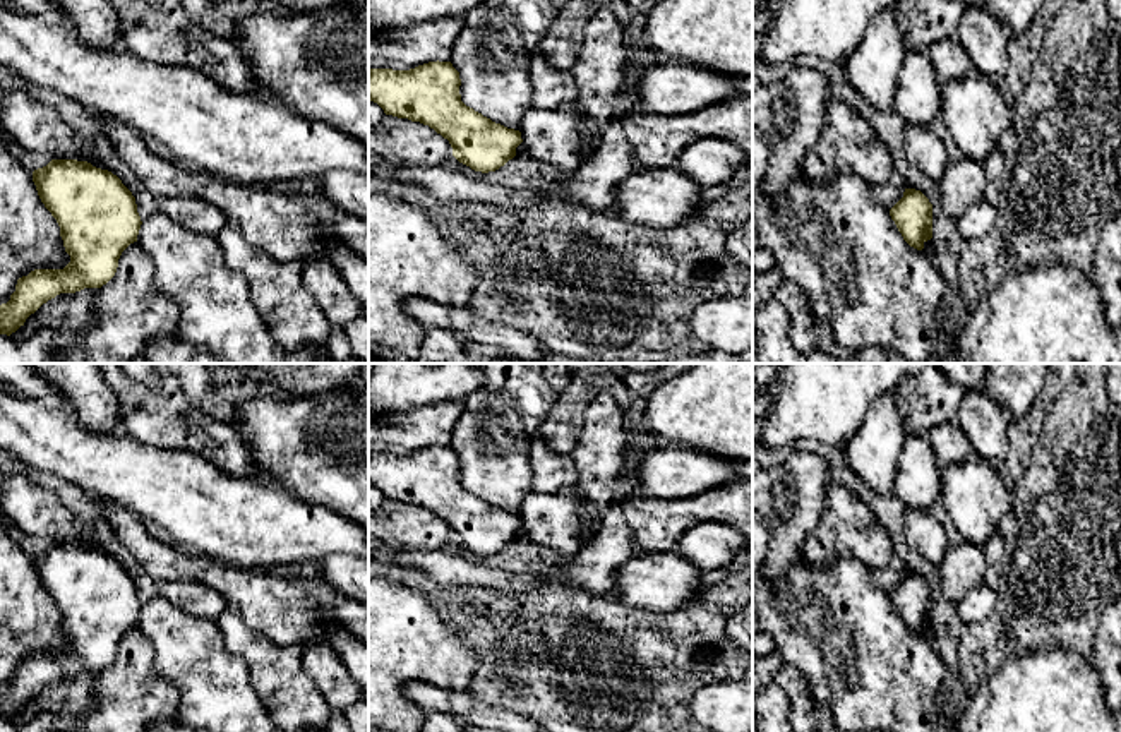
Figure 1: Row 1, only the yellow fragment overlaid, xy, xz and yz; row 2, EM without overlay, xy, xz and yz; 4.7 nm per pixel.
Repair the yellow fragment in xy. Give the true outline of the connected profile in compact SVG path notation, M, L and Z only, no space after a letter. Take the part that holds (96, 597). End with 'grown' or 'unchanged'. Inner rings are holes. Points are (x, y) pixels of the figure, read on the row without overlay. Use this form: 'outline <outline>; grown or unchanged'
outline M51 543L46 550L33 555L33 566L41 586L60 610L70 646L63 653L34 653L17 663L10 684L0 689L0 718L7 720L24 710L31 698L57 679L106 669L117 657L122 636L137 626L142 609L135 581L122 564L87 545Z; unchanged

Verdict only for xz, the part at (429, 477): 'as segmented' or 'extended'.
as segmented

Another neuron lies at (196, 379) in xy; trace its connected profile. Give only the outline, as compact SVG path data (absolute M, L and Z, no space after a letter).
M117 363L130 379L146 387L158 389L165 374L173 375L190 406L201 405L213 396L211 363Z

